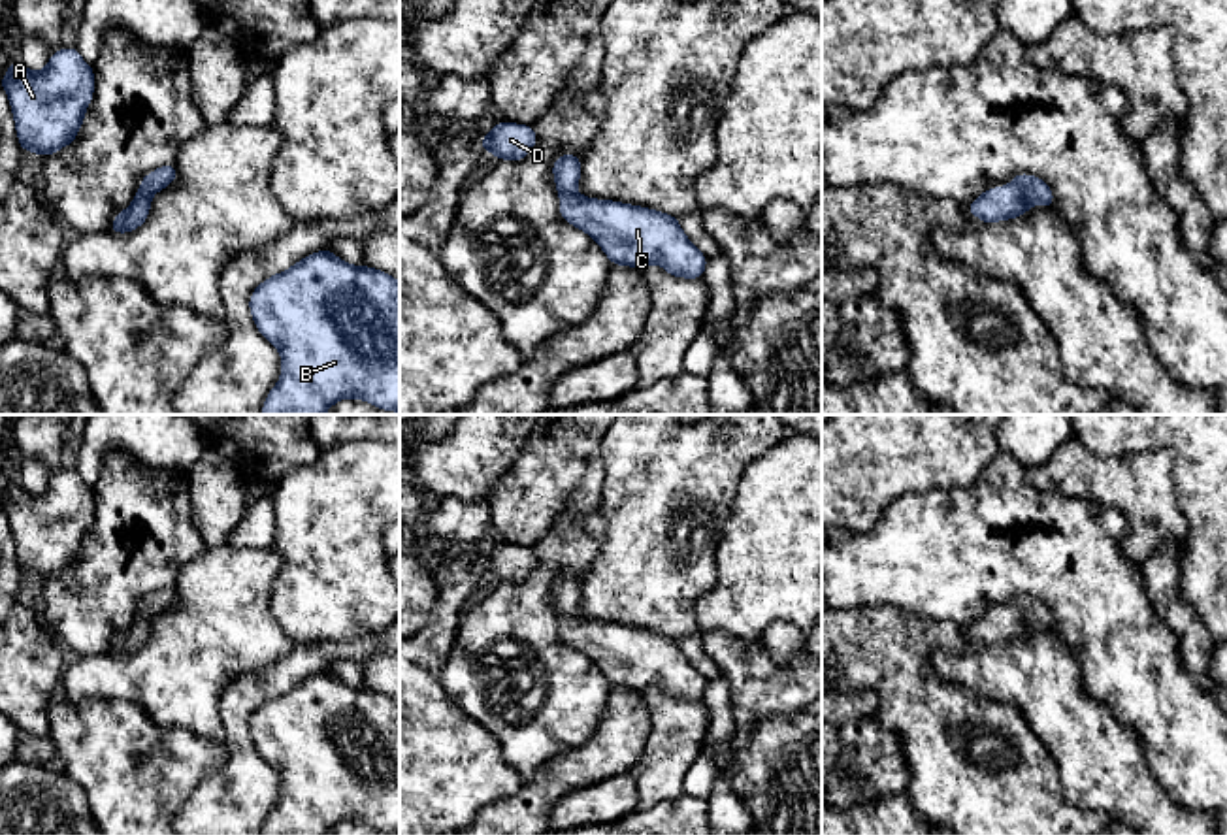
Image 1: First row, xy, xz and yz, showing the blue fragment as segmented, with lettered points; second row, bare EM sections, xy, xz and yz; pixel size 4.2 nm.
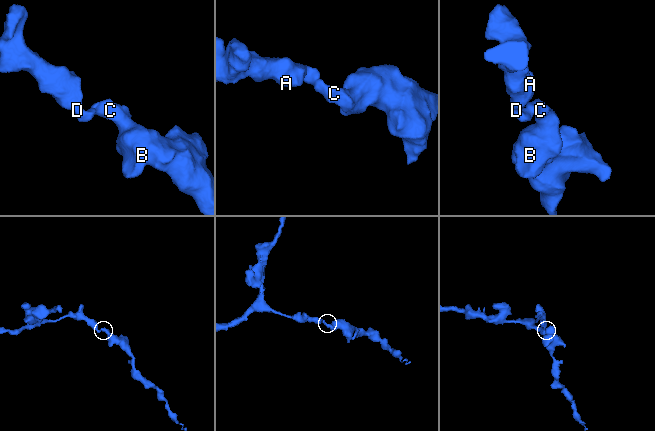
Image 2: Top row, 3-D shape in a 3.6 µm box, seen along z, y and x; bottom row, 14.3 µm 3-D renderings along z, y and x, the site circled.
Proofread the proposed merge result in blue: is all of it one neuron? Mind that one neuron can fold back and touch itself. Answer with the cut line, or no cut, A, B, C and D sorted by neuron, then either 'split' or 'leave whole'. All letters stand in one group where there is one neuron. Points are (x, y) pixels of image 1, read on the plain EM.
cut none; groups A B C D; leave whole

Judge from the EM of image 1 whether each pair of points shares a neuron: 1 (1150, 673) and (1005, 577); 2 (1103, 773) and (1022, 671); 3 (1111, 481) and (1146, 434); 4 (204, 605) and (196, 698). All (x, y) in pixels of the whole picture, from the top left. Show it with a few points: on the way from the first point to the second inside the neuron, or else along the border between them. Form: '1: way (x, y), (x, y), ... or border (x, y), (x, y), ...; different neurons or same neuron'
1: way (1114, 638), (1054, 577), (1041, 577); same neuron
2: way (1092, 749), (1047, 696); same neuron
3: border (1090, 449), (1101, 457), (1165, 449), (1175, 466); different neurons
4: way (204, 628), (196, 675); same neuron

